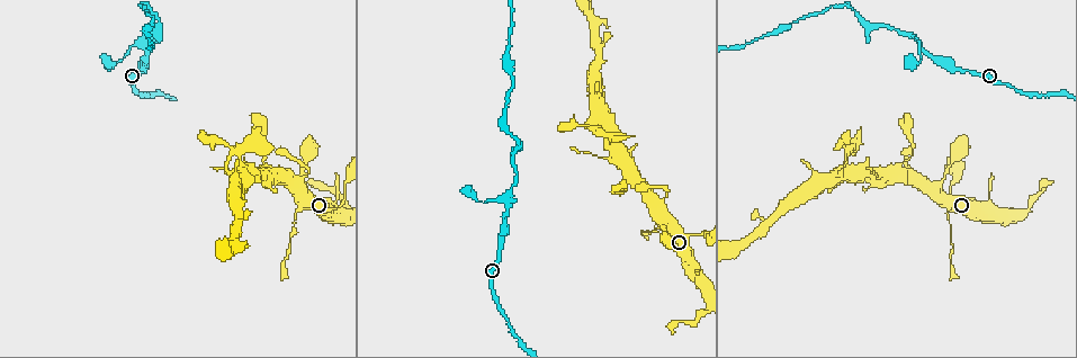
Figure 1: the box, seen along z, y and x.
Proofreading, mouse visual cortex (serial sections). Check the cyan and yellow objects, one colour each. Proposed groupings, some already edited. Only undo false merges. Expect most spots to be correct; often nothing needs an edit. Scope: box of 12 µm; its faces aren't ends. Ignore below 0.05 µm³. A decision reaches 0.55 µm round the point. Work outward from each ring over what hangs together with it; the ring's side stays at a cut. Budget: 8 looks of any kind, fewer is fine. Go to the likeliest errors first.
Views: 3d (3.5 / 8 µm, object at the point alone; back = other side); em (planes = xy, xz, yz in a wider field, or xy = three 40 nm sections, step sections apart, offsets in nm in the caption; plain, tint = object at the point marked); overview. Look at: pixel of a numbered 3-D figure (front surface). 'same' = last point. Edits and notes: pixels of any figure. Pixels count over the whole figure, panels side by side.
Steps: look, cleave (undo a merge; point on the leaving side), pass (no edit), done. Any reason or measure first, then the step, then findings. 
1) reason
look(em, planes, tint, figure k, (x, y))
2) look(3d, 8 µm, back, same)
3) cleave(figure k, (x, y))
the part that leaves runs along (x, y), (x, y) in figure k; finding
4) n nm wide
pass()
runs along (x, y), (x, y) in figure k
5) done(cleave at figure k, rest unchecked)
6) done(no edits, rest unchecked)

thin neck
look(3d, 3.5 µm, figure 1, (142, 50))

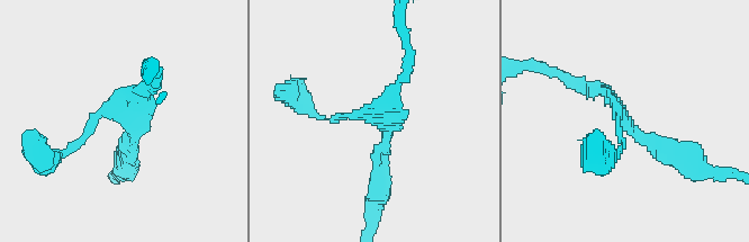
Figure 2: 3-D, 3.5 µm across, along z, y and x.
now the EM
look(em, xy, step 2, tint, figure 2, (624, 121))

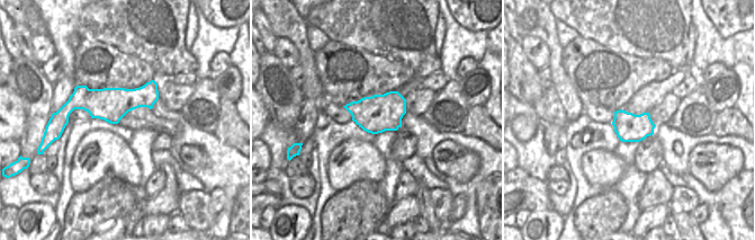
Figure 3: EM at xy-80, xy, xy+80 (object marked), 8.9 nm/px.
look(em, planes, tint, same)

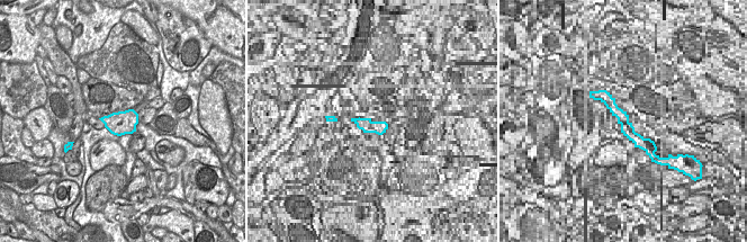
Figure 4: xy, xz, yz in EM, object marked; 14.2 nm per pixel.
3 arms; arms of 100, 200, 200 nm
pass()
runs along (685, 155), (639, 137), (602, 89), (572, 82) in figure 2; continuous, no second cell

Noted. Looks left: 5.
arms run side by side
look(3d, 3.5 µm, back, figure 1, (634, 175))

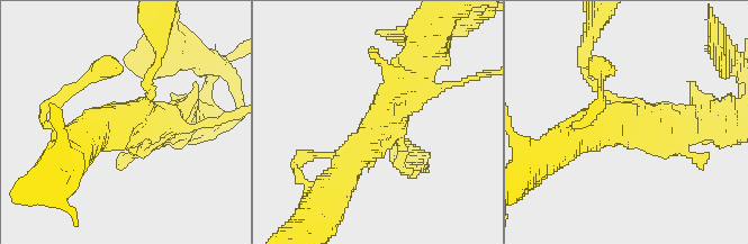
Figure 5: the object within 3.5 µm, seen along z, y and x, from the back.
look(em, xy, step 1, tint, figure 5, (381, 126))

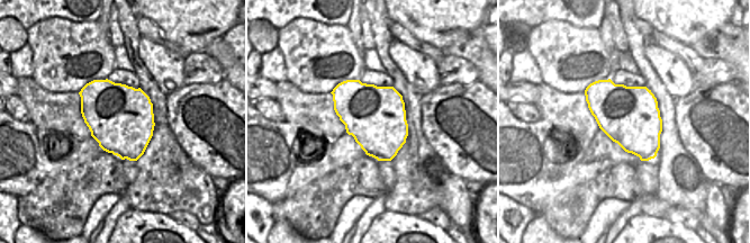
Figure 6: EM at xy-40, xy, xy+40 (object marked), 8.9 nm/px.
look(em, planes, tint, same)

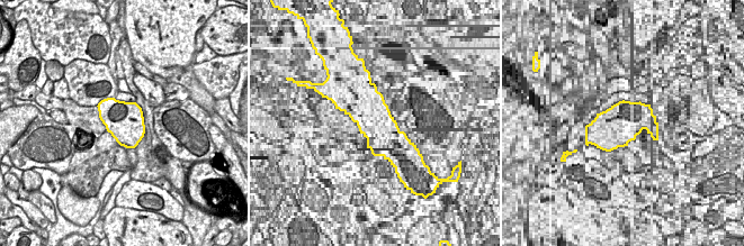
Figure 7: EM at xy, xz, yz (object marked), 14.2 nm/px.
4 arms
pass()
runs along (340, 180), (423, 64) in figure 5; one cell here

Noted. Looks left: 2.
look(3d, 3.5 µm, figure 1, (232, 201))

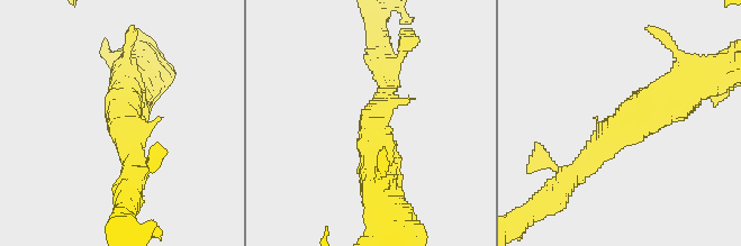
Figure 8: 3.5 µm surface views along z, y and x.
look(em, xy, step 5, tint, figure 8, (627, 123))

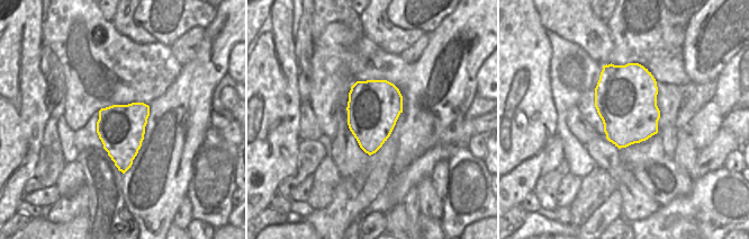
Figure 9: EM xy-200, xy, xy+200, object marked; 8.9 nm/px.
pass()
runs along (688, 88), (614, 129), (574, 174) in figure 8; all the same cell

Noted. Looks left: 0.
done(no edits, rest unchecked)

